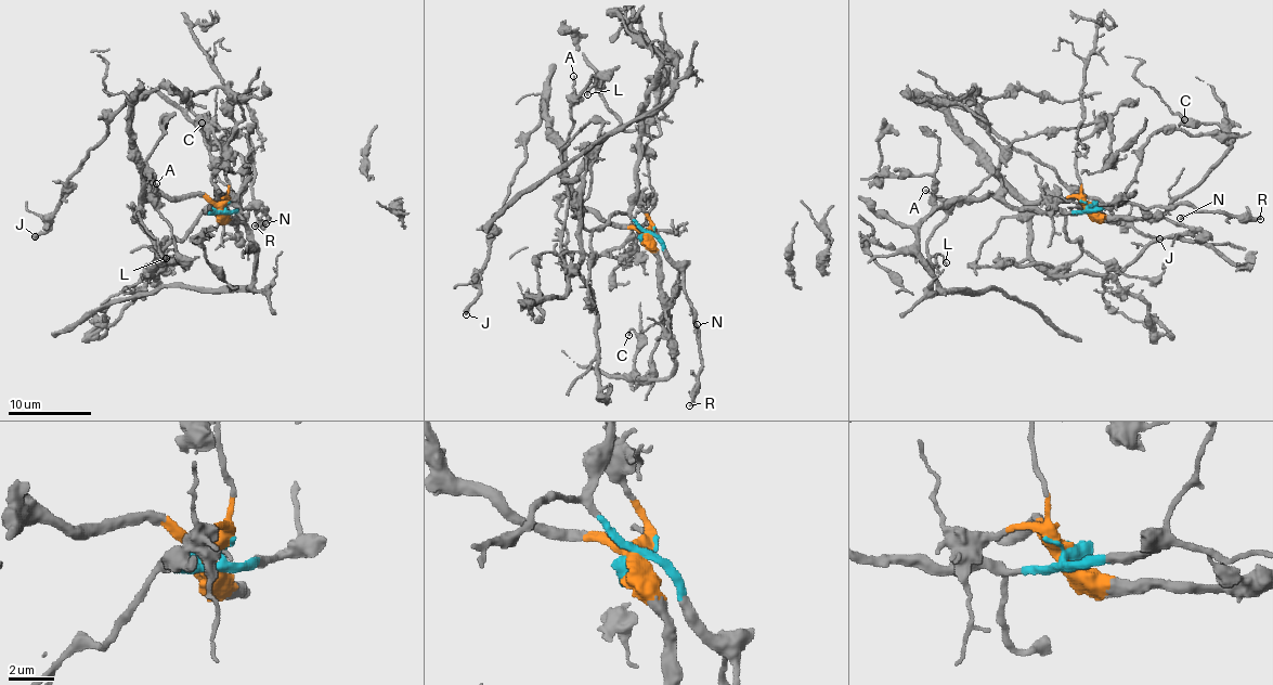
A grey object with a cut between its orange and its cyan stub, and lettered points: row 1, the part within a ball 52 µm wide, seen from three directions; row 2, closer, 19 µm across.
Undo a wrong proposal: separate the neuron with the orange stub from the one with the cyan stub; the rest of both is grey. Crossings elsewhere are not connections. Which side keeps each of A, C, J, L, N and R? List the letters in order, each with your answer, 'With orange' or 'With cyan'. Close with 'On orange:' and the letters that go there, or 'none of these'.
A: With orange
C: With orange
J: With orange
L: With orange
N: With cyan
R: With cyan
On orange: A, C, J, L

